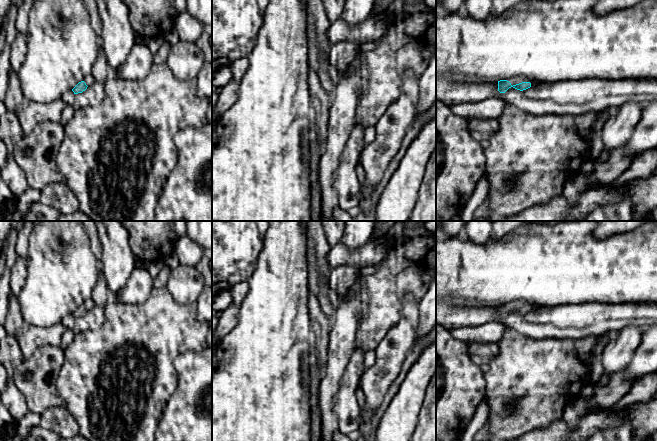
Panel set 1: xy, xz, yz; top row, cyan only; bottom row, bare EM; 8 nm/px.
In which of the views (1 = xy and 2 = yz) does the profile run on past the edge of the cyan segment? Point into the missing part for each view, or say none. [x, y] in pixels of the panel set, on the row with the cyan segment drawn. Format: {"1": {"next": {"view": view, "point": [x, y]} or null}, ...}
{"1": {"next": {"view": "xy", "point": [89, 80]}}, "2": {"next": {"view": "yz", "point": [518, 79]}}}

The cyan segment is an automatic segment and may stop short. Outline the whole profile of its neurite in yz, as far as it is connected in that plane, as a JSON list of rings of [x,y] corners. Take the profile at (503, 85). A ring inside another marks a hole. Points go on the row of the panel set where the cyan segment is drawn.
[[[518,75],[506,80],[498,81],[498,91],[500,93],[505,93],[511,87],[523,91],[530,88],[531,83],[529,82],[529,78],[523,75]]]

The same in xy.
[[[92,74],[86,76],[81,82],[79,82],[72,91],[74,94],[82,93],[85,91],[89,86],[91,86],[95,82],[95,79]]]

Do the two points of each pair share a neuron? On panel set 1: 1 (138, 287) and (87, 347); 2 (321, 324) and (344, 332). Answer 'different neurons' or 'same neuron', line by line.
1: different neurons
2: different neurons

